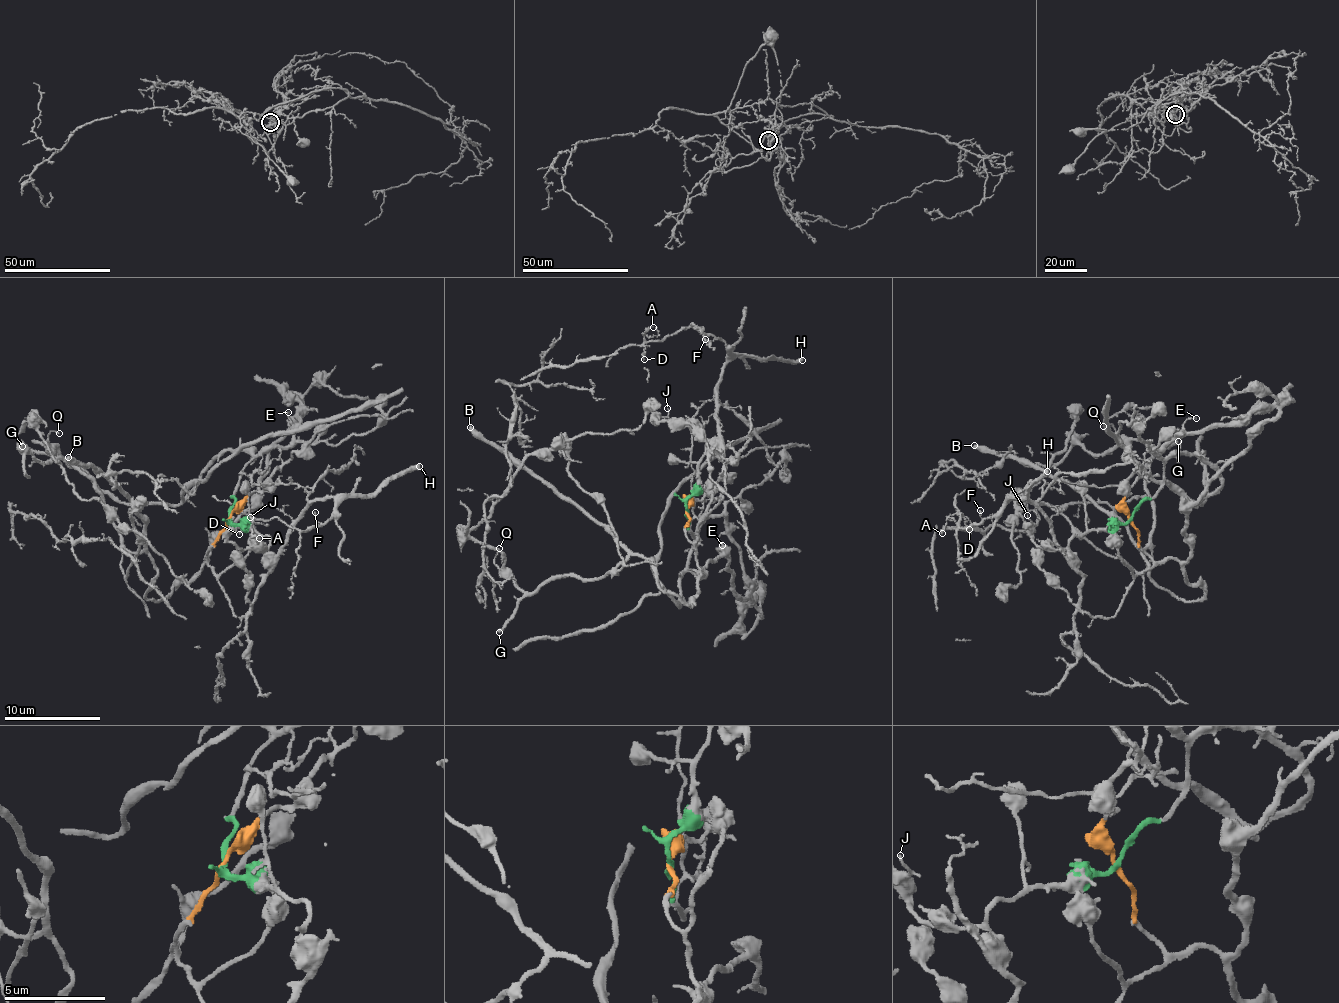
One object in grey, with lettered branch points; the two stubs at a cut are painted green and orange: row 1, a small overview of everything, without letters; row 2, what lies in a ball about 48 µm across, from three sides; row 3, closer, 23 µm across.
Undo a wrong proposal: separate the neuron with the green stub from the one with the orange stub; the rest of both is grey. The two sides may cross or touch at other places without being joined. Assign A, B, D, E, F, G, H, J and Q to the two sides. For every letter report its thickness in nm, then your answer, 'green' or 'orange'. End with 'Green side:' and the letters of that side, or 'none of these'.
A: 200 nm thick; green
B: 440 nm thick; orange
D: 110 nm thick; green
E: 120 nm thick; green
F: 100 nm thick; green
G: 240 nm thick; orange
H: 360 nm thick; green
J: 90 nm thick; green
Q: 100 nm thick; orange
Green side: A, D, E, F, H, J

